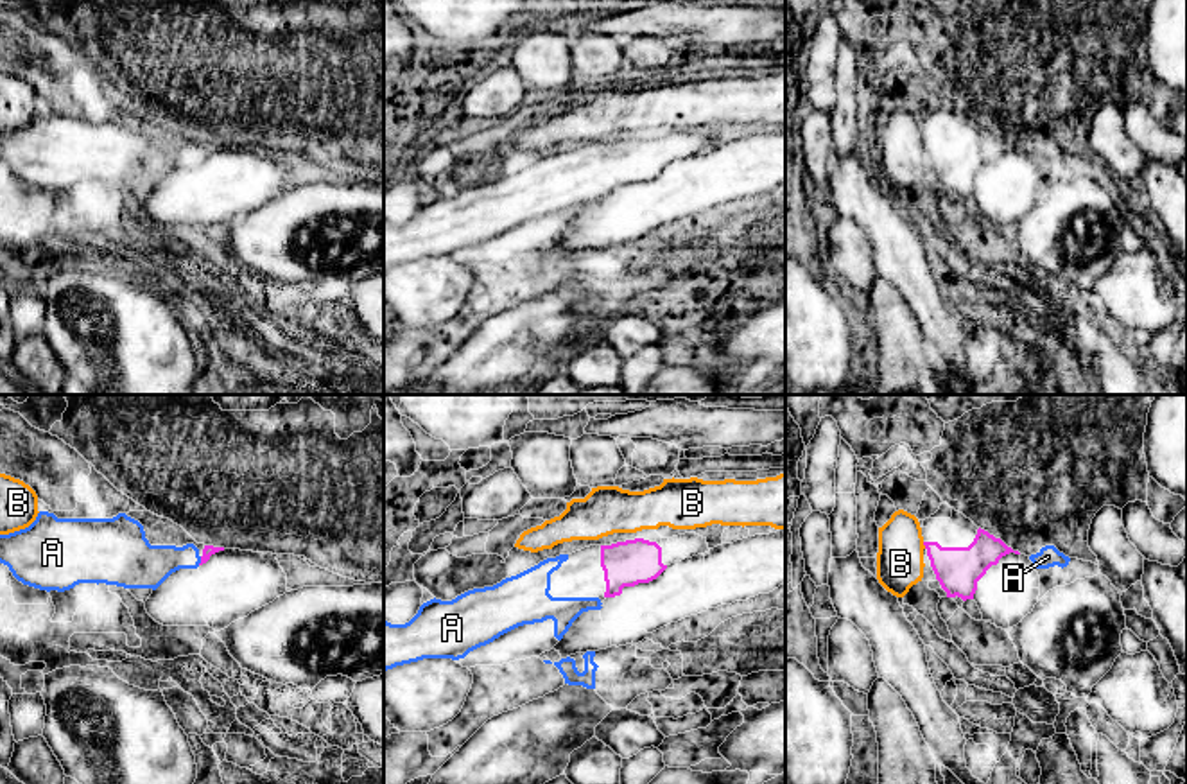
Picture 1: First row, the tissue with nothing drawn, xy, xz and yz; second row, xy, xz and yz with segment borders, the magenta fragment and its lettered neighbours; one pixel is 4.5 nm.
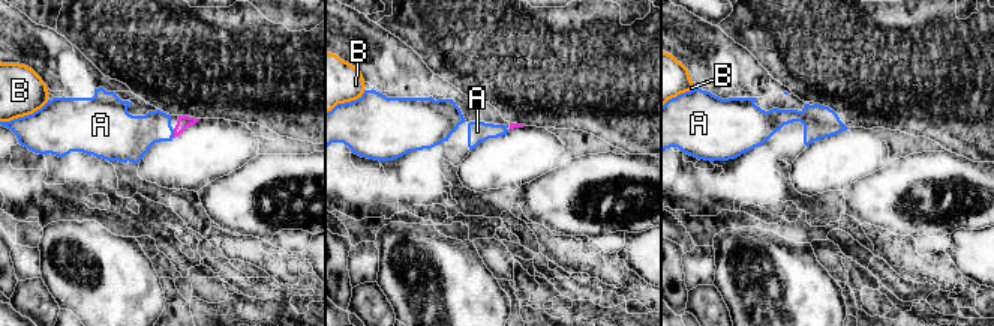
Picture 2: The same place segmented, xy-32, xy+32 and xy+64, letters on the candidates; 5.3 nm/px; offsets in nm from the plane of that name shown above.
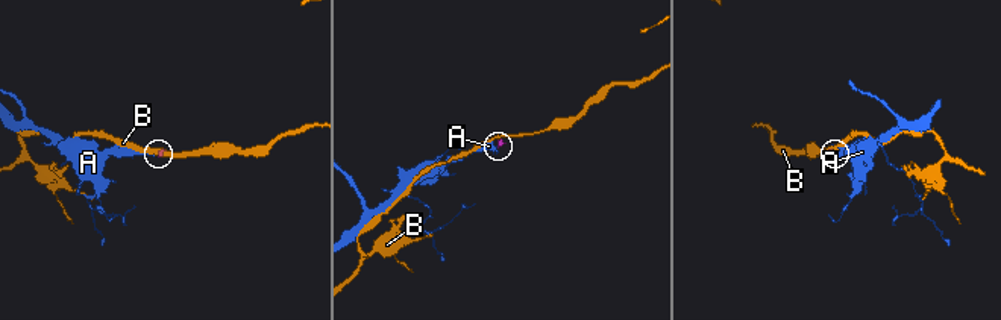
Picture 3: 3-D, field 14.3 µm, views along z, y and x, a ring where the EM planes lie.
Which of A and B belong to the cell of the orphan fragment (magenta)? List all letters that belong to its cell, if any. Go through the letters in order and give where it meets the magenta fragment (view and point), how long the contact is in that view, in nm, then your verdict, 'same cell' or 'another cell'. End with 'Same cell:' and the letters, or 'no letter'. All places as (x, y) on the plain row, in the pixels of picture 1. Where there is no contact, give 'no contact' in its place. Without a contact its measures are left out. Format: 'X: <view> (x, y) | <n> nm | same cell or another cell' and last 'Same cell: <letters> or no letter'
A: xy (201, 158) | 40 nm | same cell
B: yz (924, 142) | 40 nm | another cell
Same cell: A

